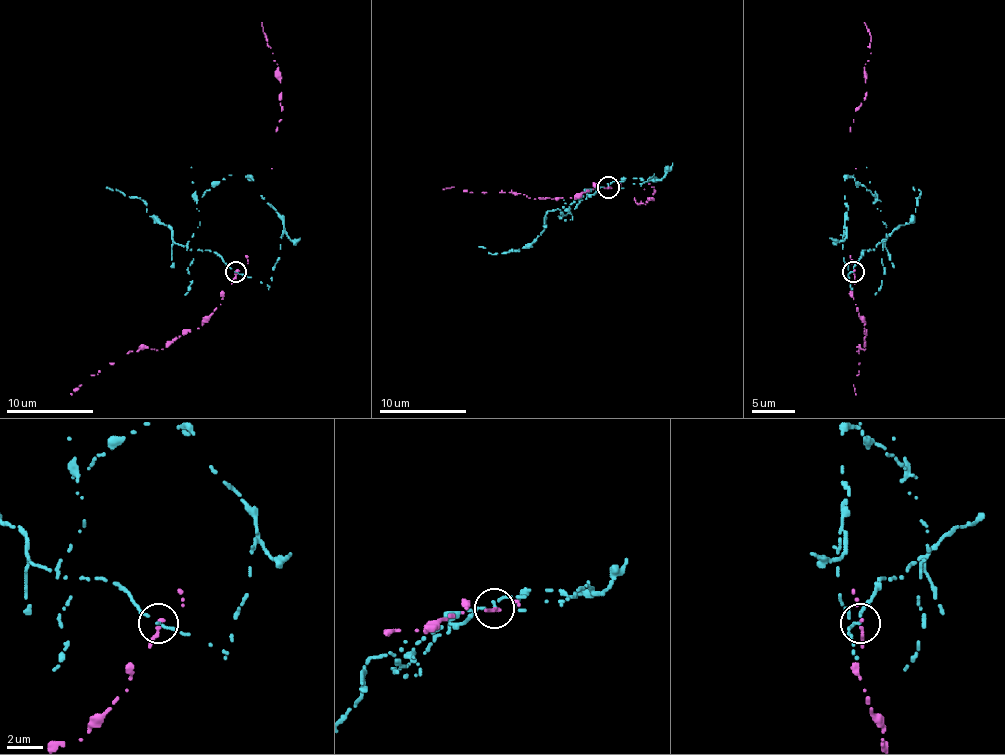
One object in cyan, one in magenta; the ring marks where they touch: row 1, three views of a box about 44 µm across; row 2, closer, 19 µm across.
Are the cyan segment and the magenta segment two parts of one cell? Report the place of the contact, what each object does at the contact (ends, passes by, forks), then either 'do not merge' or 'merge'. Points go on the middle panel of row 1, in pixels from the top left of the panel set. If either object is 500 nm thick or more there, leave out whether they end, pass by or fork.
(608, 187) | cyan passes by | magenta ends | do not merge

